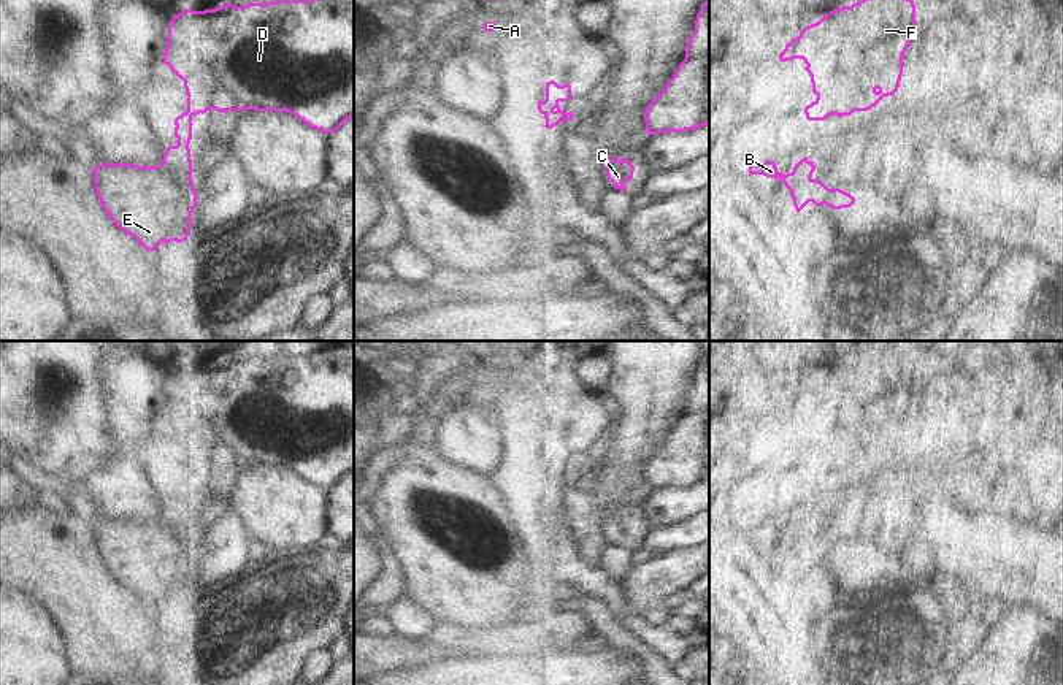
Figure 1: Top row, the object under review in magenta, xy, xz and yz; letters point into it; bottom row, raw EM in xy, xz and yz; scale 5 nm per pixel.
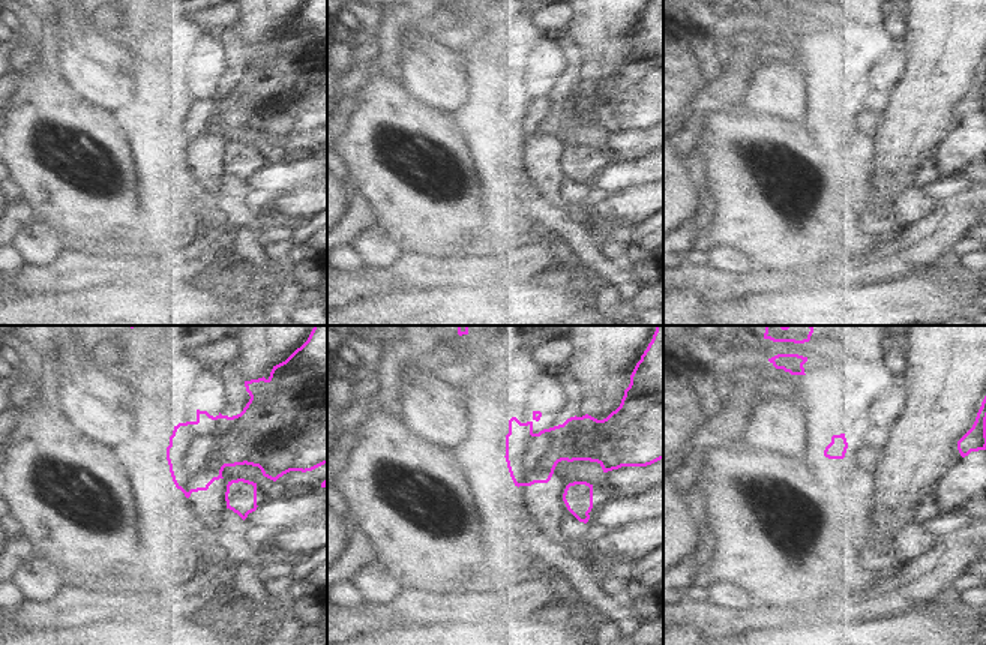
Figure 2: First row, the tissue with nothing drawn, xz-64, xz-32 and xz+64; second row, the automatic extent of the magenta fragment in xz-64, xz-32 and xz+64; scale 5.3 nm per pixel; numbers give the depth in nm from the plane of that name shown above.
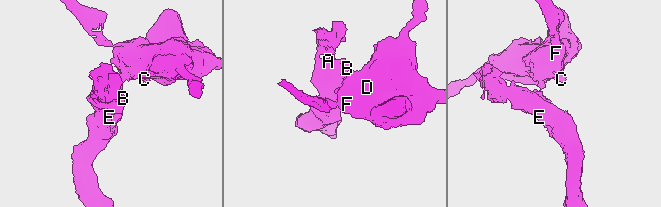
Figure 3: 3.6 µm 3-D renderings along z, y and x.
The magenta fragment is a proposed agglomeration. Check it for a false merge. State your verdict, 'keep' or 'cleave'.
cleave

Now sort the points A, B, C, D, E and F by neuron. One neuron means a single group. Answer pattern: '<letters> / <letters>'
A B E / C D F

